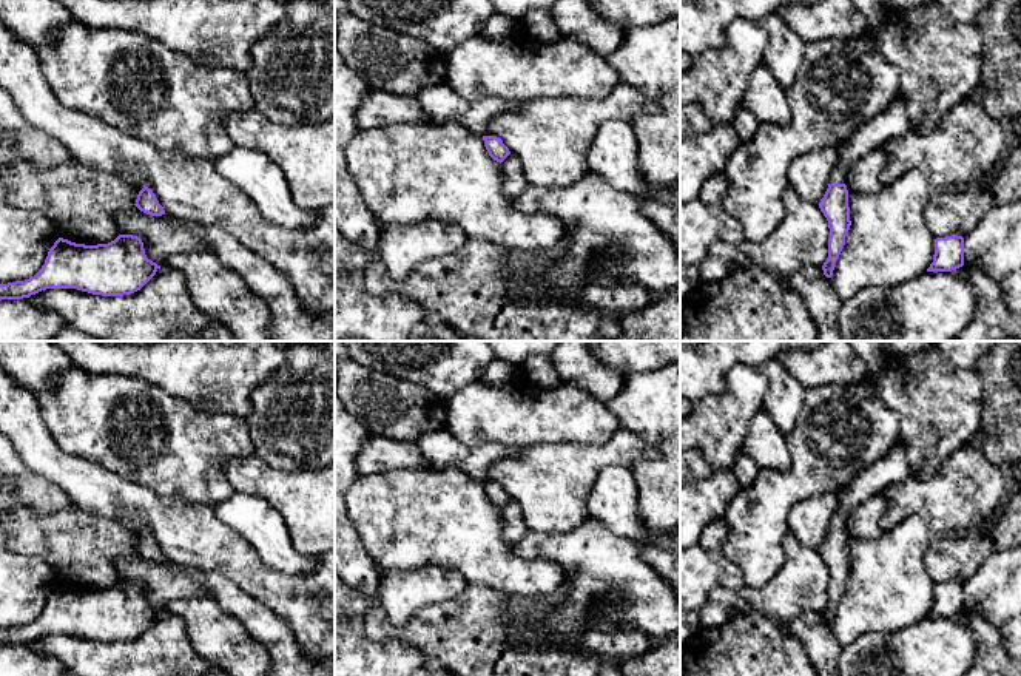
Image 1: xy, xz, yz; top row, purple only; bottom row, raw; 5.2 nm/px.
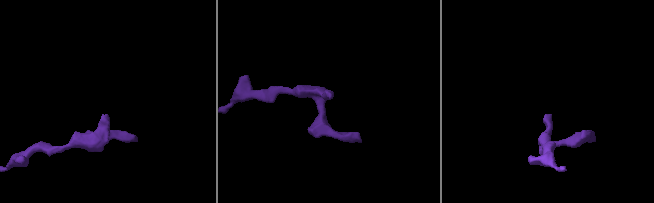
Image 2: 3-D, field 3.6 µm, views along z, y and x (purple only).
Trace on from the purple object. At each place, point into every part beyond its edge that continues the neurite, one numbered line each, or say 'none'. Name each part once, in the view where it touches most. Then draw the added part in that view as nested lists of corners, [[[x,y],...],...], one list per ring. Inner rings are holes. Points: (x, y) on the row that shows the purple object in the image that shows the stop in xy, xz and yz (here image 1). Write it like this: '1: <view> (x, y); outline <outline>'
1: yz (892, 124); outline [[[896,97],[887,111],[864,123],[837,147],[839,162],[830,177],[830,184],[845,184],[845,174],[856,161],[884,147],[888,140],[902,137],[907,131],[908,113],[904,102]]]

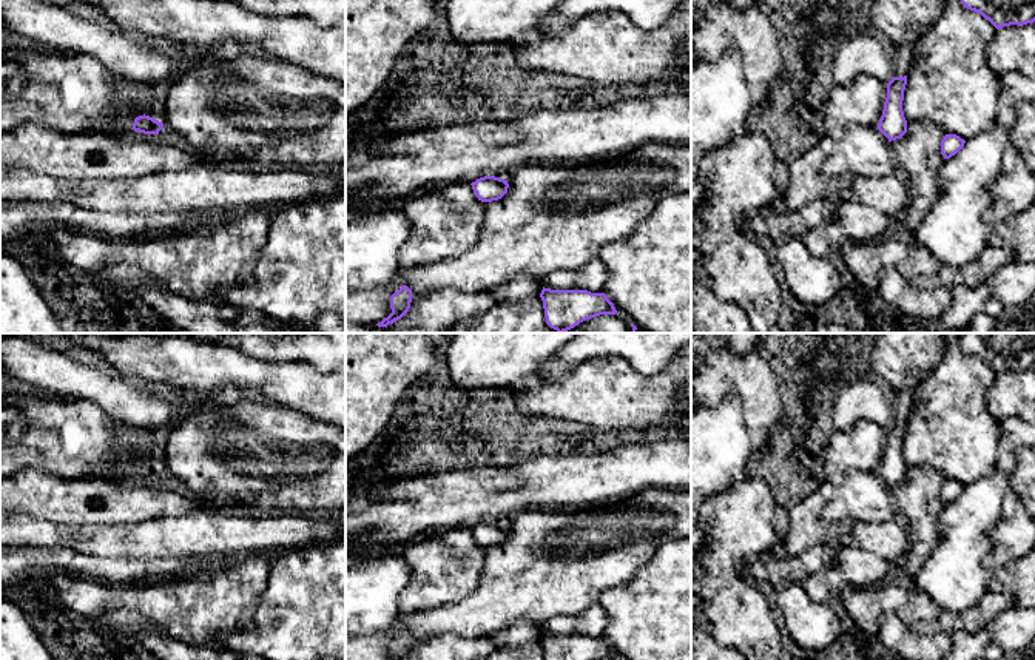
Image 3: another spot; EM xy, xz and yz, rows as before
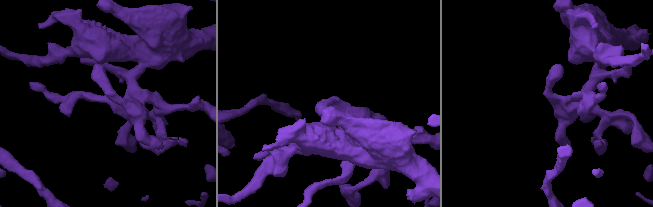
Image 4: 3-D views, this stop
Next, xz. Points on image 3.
none

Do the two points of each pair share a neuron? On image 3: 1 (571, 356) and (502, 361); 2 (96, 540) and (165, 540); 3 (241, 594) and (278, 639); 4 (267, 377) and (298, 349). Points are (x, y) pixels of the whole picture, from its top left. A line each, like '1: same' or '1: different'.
1: different
2: same
3: different
4: different

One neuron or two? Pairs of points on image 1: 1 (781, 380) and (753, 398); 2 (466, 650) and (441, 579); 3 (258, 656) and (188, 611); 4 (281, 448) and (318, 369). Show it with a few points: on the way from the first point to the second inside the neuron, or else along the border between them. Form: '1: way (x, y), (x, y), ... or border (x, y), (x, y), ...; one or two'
1: border (756, 368), (768, 386), (765, 406); two
2: border (468, 585), (461, 593), (424, 605), (414, 613); two
3: way (241, 655), (205, 622); one
4: way (295, 428), (318, 405), (318, 389); one

